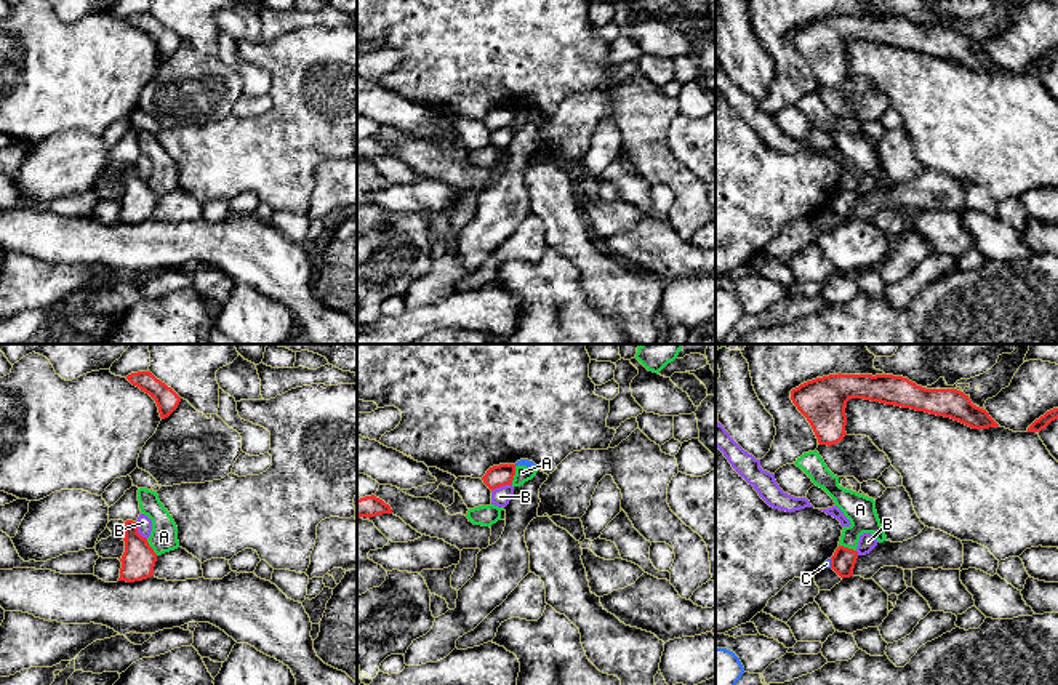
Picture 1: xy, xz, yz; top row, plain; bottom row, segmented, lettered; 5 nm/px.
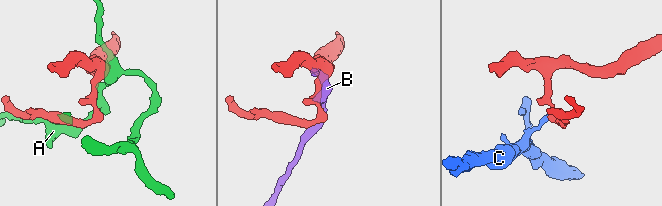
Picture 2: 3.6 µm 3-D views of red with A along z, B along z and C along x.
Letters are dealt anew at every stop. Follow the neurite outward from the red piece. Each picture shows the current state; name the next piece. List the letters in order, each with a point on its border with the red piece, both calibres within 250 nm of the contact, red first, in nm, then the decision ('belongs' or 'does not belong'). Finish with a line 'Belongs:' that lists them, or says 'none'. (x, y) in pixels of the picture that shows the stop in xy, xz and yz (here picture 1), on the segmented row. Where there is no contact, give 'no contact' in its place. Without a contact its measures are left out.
A: meets red in xz at (514, 474); 110 nm thick on the red side, 80 nm on the other; does not belong
B: meets red in xz at (501, 485); 110 nm thick on the red side, 90 nm on the other; does not belong
C: meets red in yz at (831, 564); 120 nm thick on the red side, 40 nm on the other; does not belong
Belongs: none

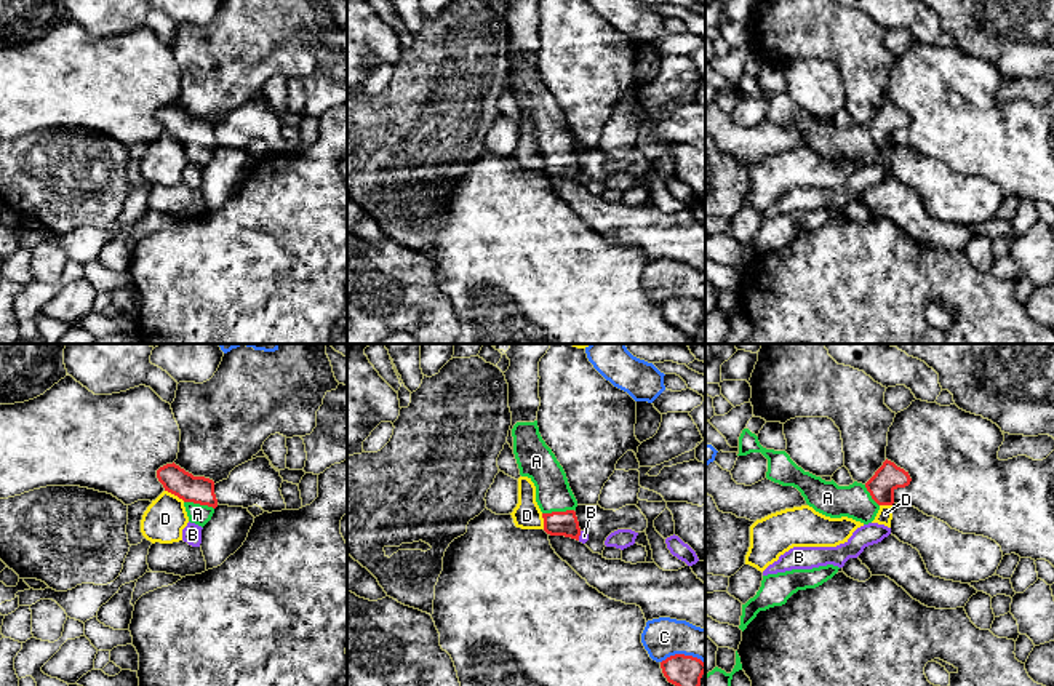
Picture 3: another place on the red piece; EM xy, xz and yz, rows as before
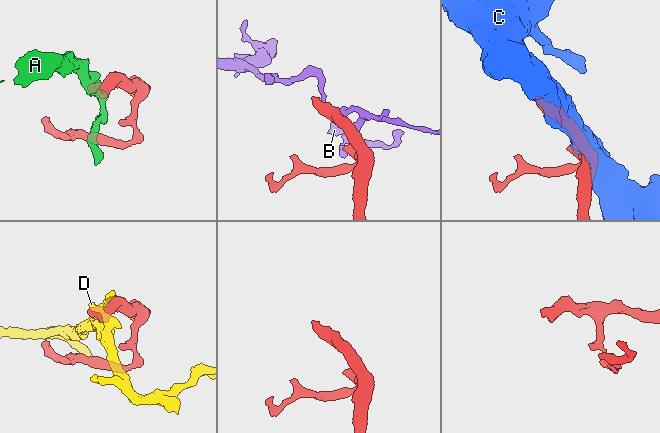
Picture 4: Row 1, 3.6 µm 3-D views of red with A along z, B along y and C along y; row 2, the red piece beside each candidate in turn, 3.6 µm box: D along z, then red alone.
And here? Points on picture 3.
A: meets red in xz at (557, 512); 130 nm thick on the red side, 180 nm on the other; belongs
B: meets red in xz at (579, 534); 130 nm thick on the red side, 50 nm on the other; does not belong
C: meets red in xz at (683, 654); 160 nm thick on the red side, 200 nm on the other; does not belong
D: meets red in xy at (175, 494); 140 nm thick on the red side, 200 nm on the other; does not belong
Belongs: A

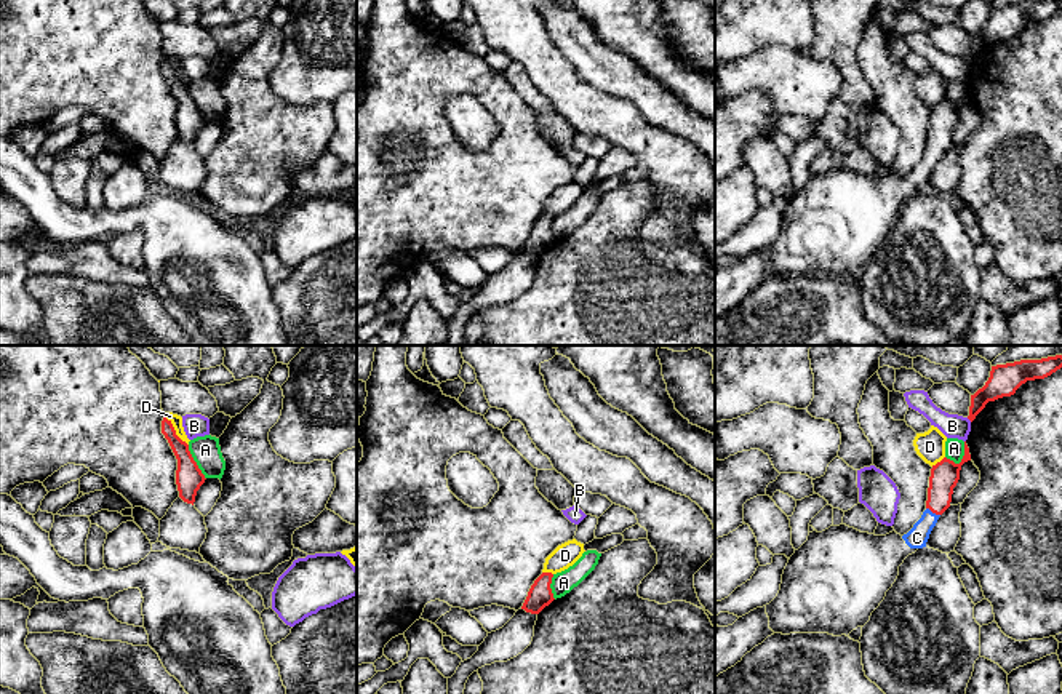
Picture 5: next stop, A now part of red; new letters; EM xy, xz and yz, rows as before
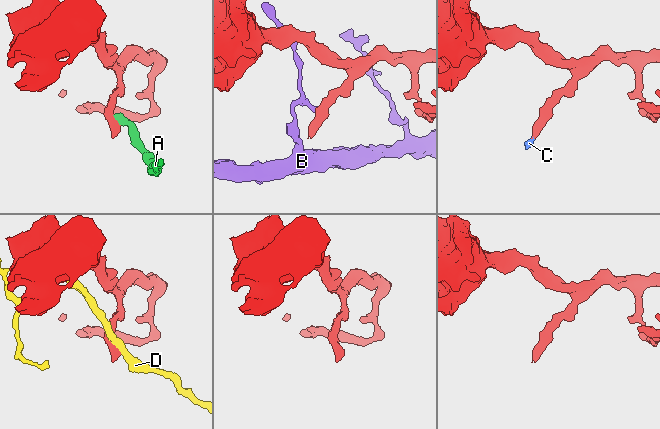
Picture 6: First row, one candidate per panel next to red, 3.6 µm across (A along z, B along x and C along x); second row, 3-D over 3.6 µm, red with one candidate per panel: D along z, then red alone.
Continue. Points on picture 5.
A: meets red in yz at (962, 459); 140 nm thick on the red side, 100 nm on the other; does not belong
B: meets red in yz at (970, 419); 140 nm thick on the red side, 120 nm on the other; does not belong
C: meets red in yz at (933, 512); 140 nm thick on the red side, 110 nm on the other; belongs
D: meets red in xy at (175, 430); 140 nm thick on the red side, 60 nm on the other; does not belong
Belongs: C

